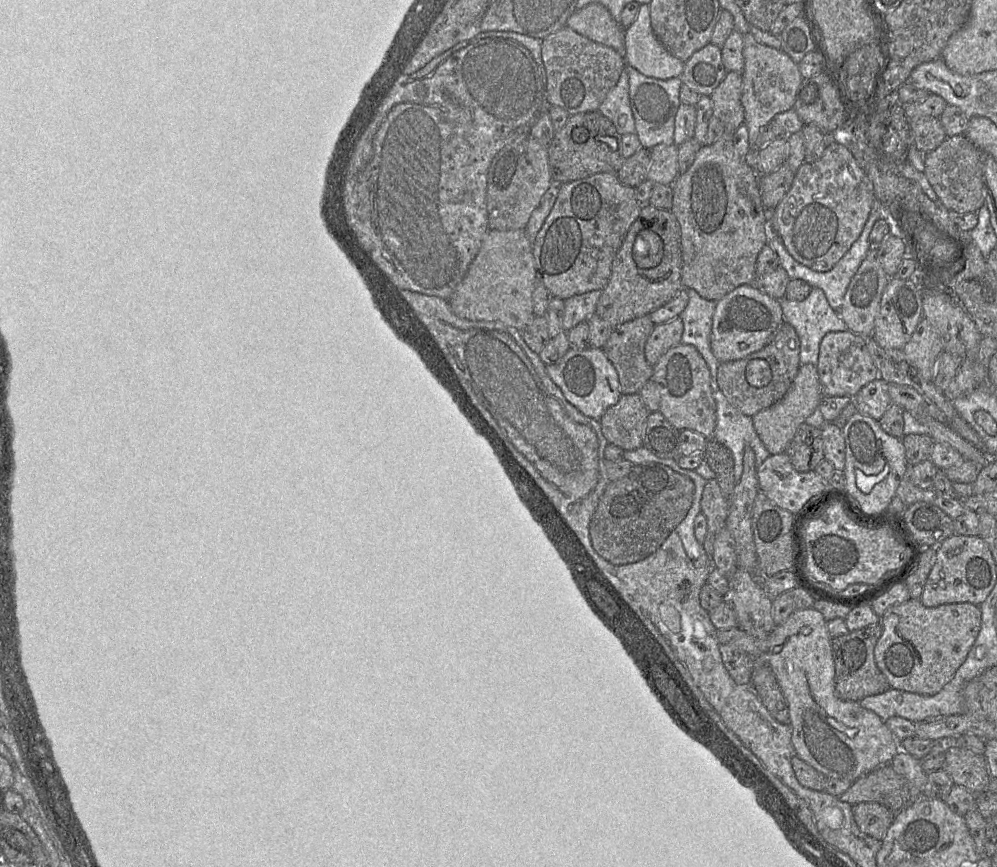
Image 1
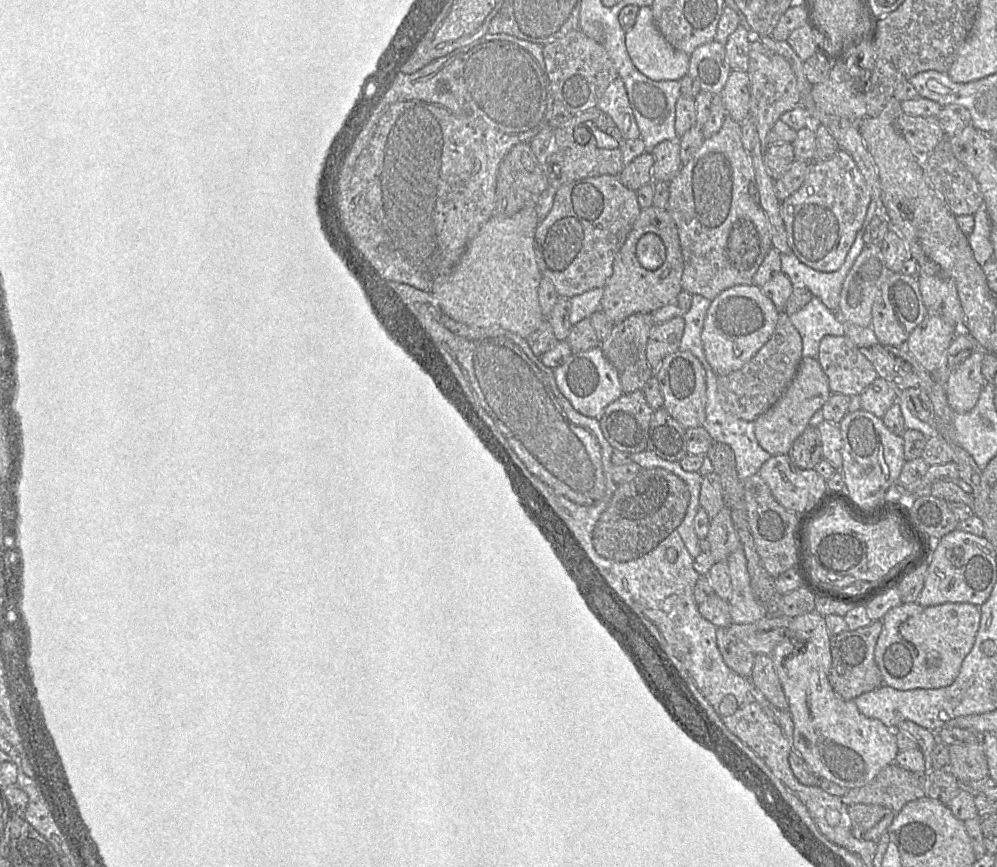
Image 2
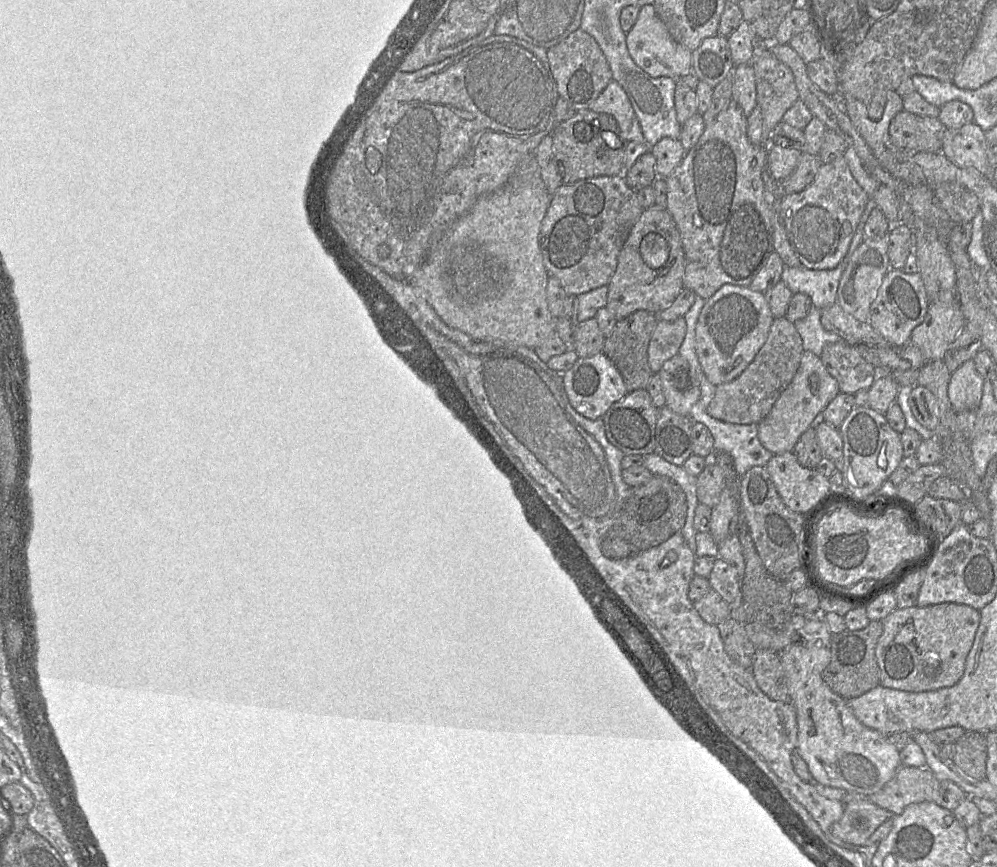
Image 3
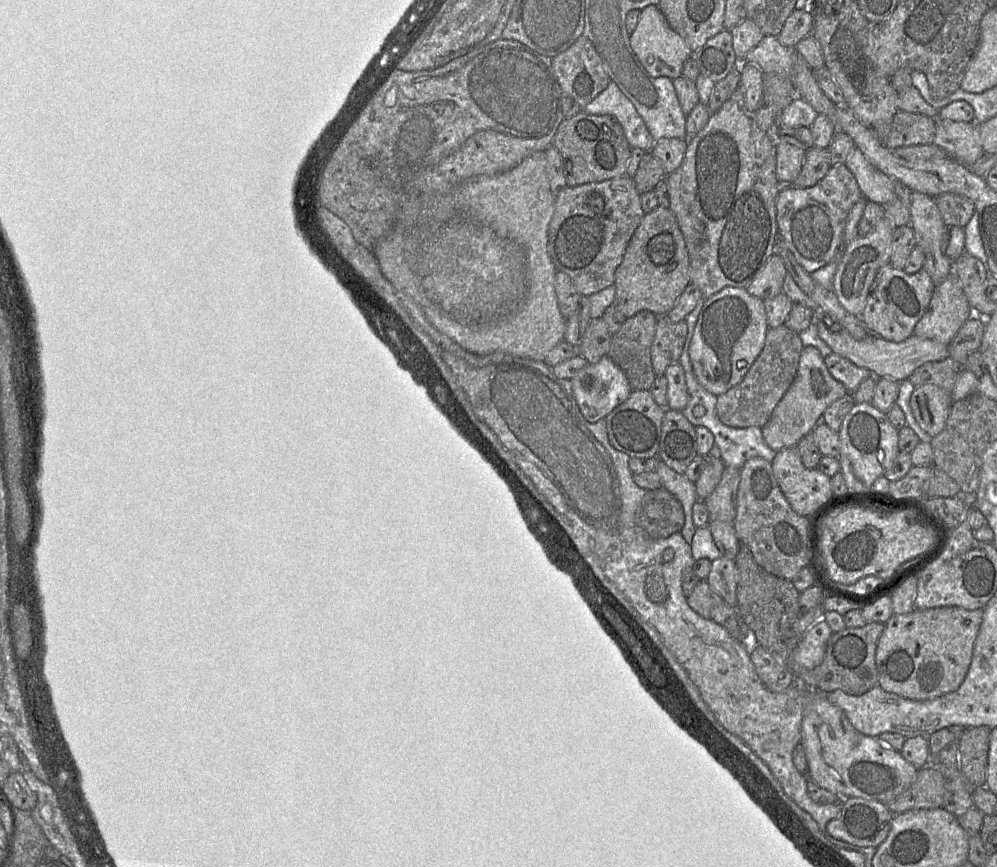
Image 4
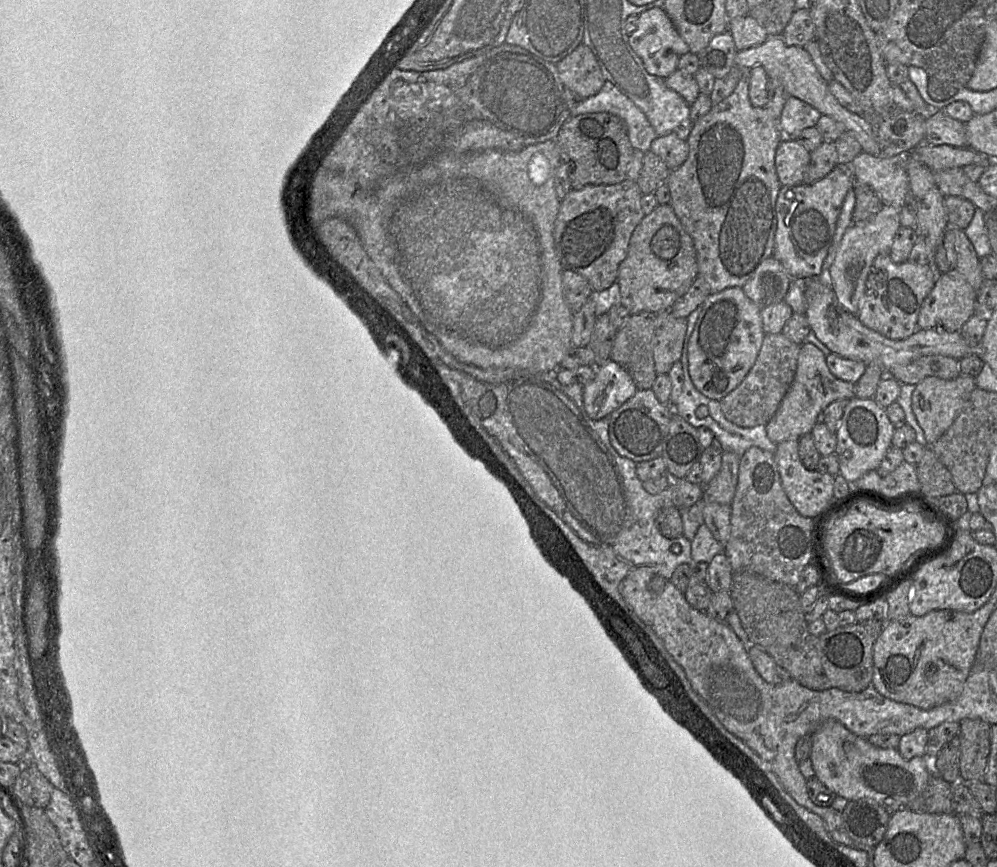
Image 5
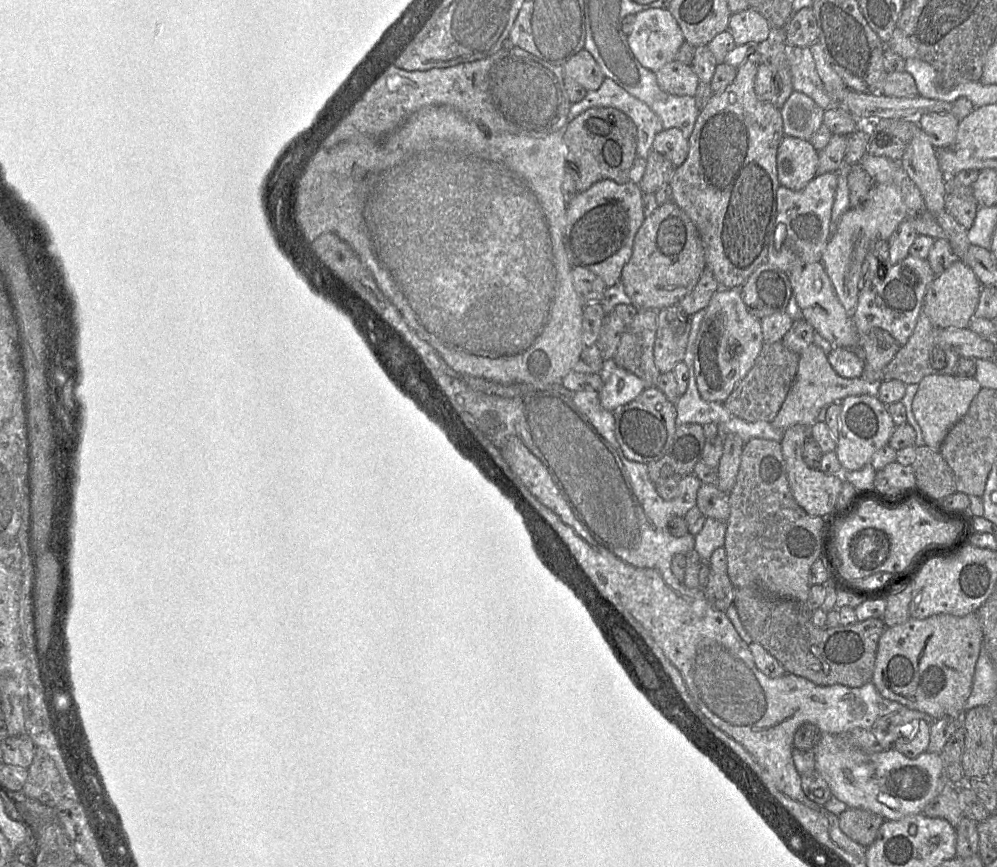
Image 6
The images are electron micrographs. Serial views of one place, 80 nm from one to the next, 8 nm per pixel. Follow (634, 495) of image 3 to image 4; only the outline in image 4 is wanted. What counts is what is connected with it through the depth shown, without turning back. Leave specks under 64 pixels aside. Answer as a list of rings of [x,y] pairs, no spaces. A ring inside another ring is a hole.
[[[663,486],[647,491],[637,511],[637,525],[652,538],[666,538],[682,529],[683,507]]]

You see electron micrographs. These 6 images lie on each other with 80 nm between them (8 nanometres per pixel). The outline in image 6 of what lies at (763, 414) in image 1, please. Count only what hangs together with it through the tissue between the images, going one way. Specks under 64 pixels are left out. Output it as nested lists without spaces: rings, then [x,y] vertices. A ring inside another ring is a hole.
[[[812,343],[799,356],[798,370],[795,380],[786,396],[776,417],[771,421],[774,428],[786,430],[787,428],[802,424],[811,426],[817,421],[817,416],[824,406],[841,402],[848,396],[876,395],[877,385],[859,378],[844,378],[838,375],[831,367],[827,352],[818,344]]]

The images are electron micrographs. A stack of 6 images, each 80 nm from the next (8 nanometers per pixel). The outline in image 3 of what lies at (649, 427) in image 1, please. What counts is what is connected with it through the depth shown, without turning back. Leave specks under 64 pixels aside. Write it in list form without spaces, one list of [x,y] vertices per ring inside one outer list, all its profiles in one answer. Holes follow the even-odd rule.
[[[667,406],[658,411],[655,431],[655,451],[669,463],[682,466],[693,454],[693,421],[675,413]]]

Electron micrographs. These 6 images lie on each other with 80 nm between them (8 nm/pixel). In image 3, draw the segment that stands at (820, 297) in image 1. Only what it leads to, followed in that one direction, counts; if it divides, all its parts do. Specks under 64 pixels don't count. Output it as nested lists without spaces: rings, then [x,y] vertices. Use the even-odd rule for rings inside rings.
[[[812,305],[805,318],[793,323],[802,338],[803,349],[819,357],[826,345],[841,340],[838,335],[824,329],[820,316],[821,310]]]

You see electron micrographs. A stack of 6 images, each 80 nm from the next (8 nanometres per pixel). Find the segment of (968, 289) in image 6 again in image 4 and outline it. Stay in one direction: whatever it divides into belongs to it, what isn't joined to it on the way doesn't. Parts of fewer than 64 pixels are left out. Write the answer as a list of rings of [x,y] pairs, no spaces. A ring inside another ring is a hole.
[[[951,273],[934,293],[913,334],[949,345],[960,327],[974,314],[958,277]]]

